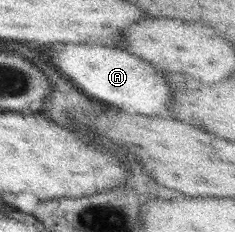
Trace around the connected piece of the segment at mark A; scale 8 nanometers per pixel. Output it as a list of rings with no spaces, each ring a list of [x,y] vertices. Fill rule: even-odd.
[[[63,45],[61,49],[47,49],[49,63],[85,95],[113,107],[131,105],[141,115],[165,115],[169,105],[169,87],[153,65],[129,55],[123,49],[109,49],[103,45]]]

